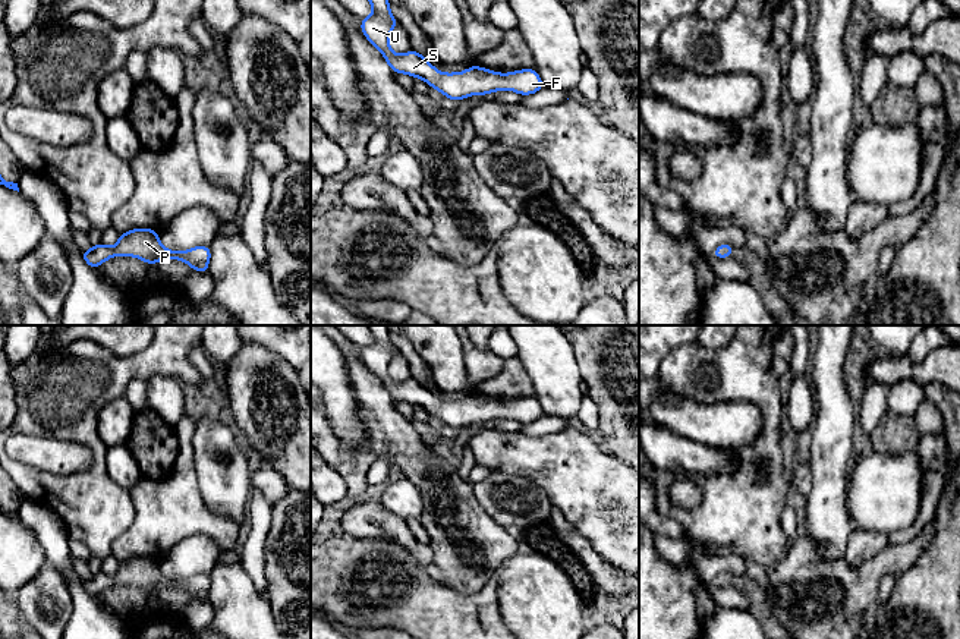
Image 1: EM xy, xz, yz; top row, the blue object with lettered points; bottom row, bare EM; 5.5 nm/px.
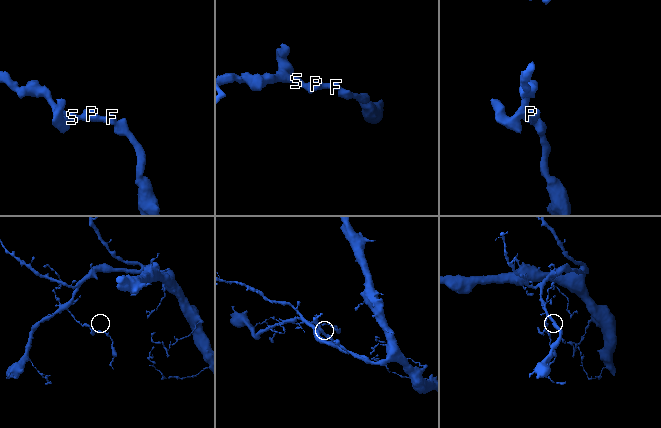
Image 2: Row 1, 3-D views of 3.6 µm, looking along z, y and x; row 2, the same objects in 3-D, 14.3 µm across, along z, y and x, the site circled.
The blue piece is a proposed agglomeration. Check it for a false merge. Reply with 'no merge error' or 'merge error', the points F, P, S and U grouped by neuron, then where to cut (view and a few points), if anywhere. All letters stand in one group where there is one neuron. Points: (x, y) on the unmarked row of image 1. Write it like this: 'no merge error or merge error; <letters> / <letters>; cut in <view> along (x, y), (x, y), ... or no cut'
no merge error; F P S U; no cut

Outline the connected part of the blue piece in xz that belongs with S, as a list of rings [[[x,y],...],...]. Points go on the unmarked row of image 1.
[[[387,325],[366,327],[374,340],[371,344],[361,347],[361,358],[366,368],[383,381],[394,402],[407,402],[412,406],[421,406],[434,418],[441,419],[446,426],[454,429],[475,422],[485,424],[503,418],[529,424],[544,416],[542,407],[535,397],[497,402],[473,393],[465,400],[443,402],[415,378],[406,383],[394,383],[388,368],[399,350],[390,341],[390,331]]]

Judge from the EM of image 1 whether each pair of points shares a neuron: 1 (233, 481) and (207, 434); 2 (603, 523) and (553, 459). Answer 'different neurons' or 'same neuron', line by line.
1: same neuron
2: same neuron

